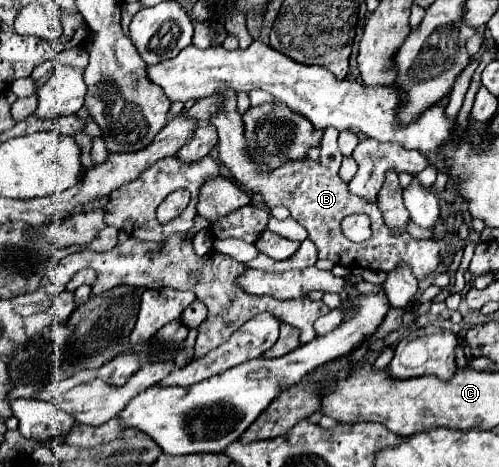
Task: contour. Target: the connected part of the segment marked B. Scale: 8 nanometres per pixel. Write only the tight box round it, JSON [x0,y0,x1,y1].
[210,90,442,280]

